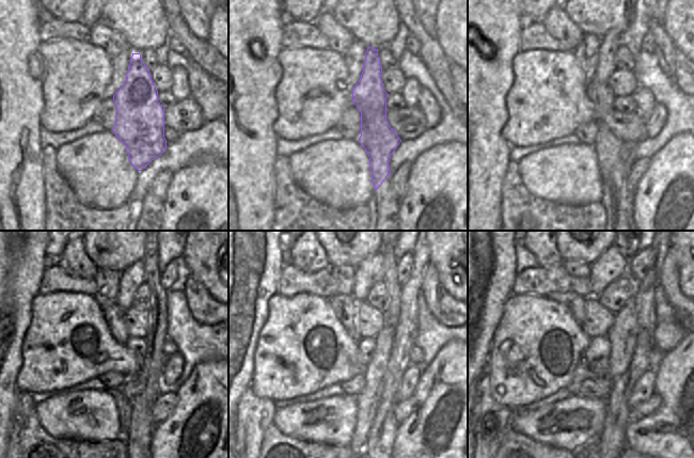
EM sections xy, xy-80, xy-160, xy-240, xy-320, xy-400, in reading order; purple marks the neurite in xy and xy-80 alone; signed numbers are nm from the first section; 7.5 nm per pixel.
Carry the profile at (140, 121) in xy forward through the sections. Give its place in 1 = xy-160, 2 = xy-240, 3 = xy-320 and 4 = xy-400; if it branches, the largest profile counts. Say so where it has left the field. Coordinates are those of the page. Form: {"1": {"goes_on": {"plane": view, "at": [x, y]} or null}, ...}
{"1": {"goes_on": {"plane": "xy-160", "at": [608, 147]}}, "2": {"goes_on": {"plane": "xy-240", "at": [132, 277]}}, "3": {"goes_on": {"plane": "xy-320", "at": [371, 270]}}, "4": {"goes_on": {"plane": "xy-400", "at": [611, 265]}}}

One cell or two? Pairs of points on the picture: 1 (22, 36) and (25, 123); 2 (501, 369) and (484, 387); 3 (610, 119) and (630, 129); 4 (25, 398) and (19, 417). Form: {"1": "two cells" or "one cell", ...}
{"1": "one cell", "2": "two cells", "3": "one cell", "4": "one cell"}

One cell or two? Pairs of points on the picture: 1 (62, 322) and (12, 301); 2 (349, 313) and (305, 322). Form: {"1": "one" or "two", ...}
{"1": "two", "2": "two"}

